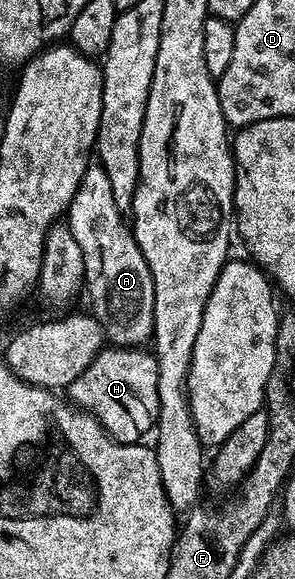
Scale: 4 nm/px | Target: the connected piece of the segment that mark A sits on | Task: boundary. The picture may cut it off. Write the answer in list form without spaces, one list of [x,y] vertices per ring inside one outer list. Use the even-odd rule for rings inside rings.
[[[89,166],[84,171],[82,182],[74,194],[66,213],[66,223],[82,246],[84,259],[84,282],[86,296],[92,303],[91,315],[102,326],[105,341],[117,348],[139,348],[147,345],[152,339],[154,330],[154,278],[150,274],[150,266],[132,236],[126,223],[125,213],[114,200],[114,190],[110,190],[110,178],[106,178],[106,170],[99,166]]]

